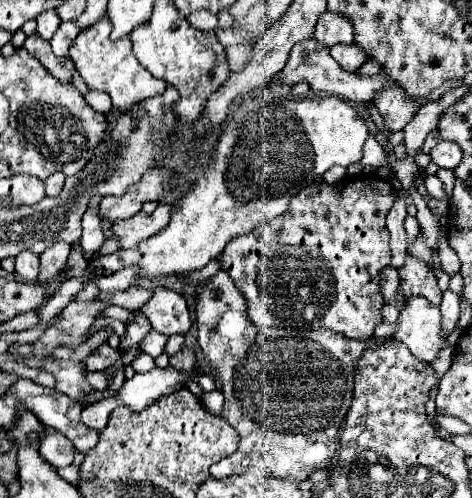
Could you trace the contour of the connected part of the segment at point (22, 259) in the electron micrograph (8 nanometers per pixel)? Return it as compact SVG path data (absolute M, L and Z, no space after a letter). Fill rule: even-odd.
M25 250L15 258L15 272L23 280L35 280L39 276L39 256Z

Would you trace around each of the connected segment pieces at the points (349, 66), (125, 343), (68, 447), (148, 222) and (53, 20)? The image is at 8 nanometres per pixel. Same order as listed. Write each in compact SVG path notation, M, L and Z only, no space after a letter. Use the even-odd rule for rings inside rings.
M335 44L329 48L331 56L339 62L341 68L355 72L359 66L363 66L367 62L367 56L361 48L357 48L355 44Z
M135 312L133 322L127 324L127 336L121 340L119 350L127 350L127 348L139 344L151 330L153 330L153 326L149 324L149 320L141 312Z
M61 432L49 434L41 440L39 444L39 454L45 462L49 462L53 468L65 468L73 462L73 454L75 448L73 444L67 440L67 436L63 436Z
M159 204L153 214L139 212L131 218L113 222L111 230L121 238L121 248L135 248L141 240L163 230L169 224L171 214L173 214L171 204Z
M45 10L37 16L37 34L45 40L51 40L51 36L59 28L59 24L61 24L61 18L57 16L57 12L55 10Z

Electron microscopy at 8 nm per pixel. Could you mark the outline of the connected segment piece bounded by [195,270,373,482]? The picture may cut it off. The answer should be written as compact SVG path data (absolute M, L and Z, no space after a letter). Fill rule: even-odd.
M219 270L197 296L195 318L197 318L197 342L203 350L205 362L209 364L213 378L221 382L225 404L221 418L231 422L239 432L241 442L237 452L225 460L213 464L211 476L223 480L245 472L249 466L263 466L265 470L285 480L303 482L315 470L327 468L337 450L337 438L341 422L347 416L353 400L353 374L359 356L373 348L371 340L351 340L331 330L303 330L287 336L263 336L247 316L247 304L241 292L237 292L233 280L225 270Z

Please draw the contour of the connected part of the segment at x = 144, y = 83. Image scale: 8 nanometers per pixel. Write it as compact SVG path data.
M103 16L99 22L85 28L85 32L81 32L75 38L73 46L69 48L69 58L73 58L73 62L77 64L79 74L85 80L85 84L91 90L107 92L113 100L113 108L117 110L123 110L135 102L143 102L145 98L163 94L167 88L167 82L161 78L155 78L147 68L141 66L141 62L133 54L133 44L129 36L123 36L113 42L109 38L109 32L111 32L109 18Z

